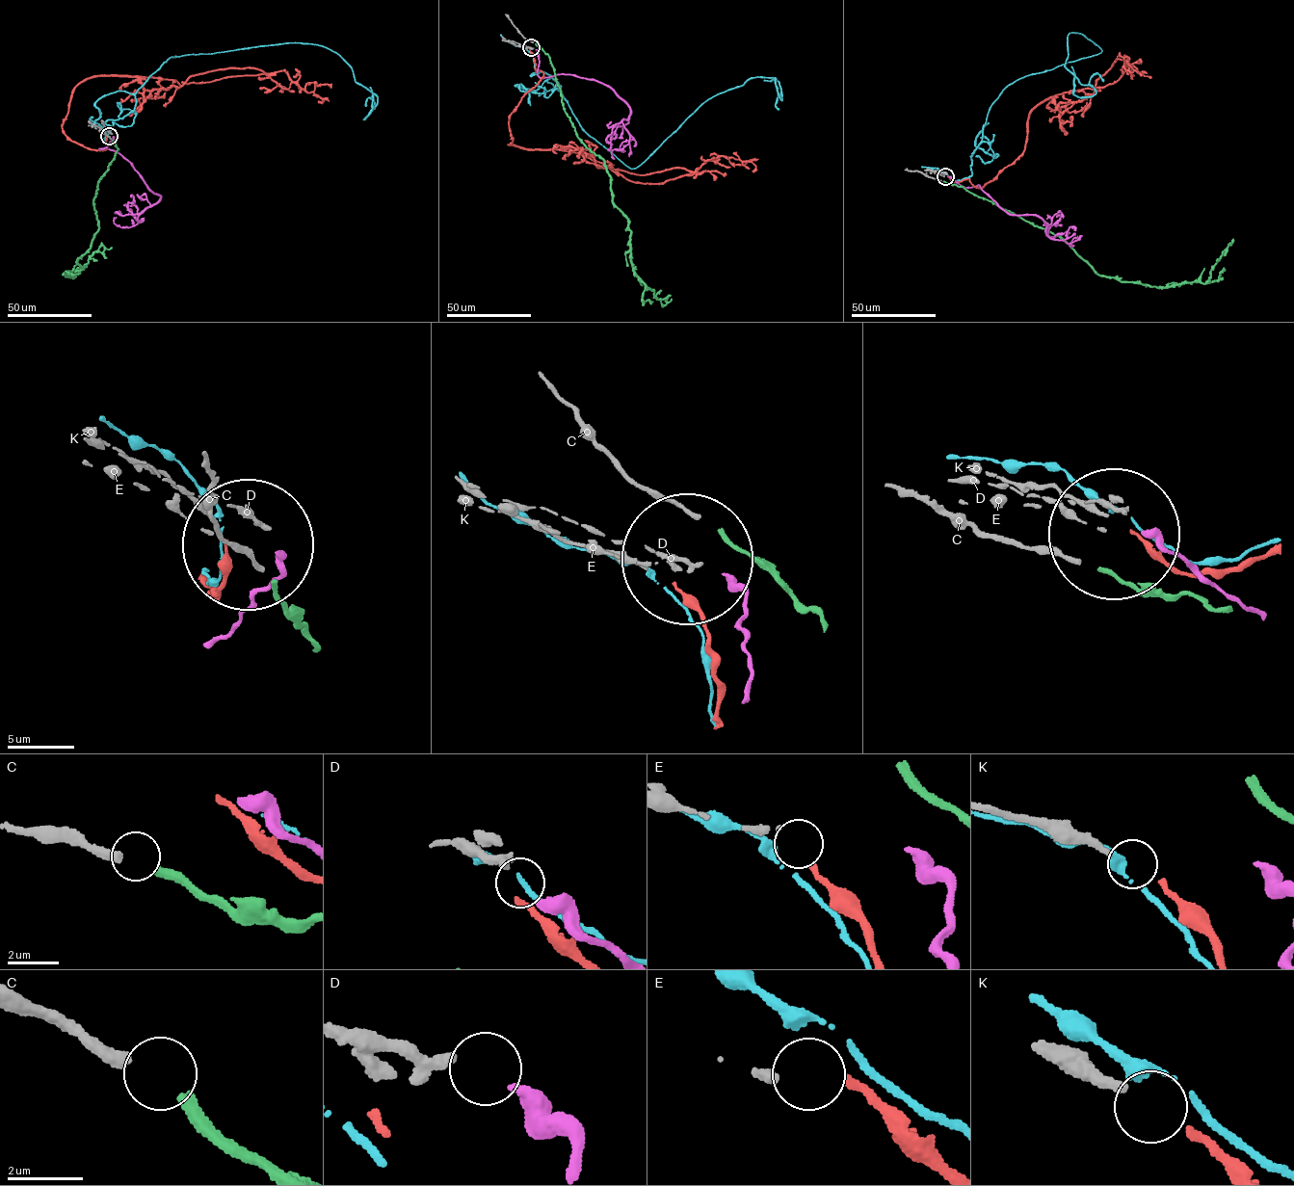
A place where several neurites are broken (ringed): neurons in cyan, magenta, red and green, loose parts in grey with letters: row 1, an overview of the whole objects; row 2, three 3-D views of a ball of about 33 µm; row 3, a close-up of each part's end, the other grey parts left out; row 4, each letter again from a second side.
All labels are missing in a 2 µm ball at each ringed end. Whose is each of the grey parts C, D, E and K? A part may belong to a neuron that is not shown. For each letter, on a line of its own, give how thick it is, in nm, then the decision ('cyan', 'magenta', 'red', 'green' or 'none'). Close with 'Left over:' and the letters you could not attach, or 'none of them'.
C: 380 nm thick; green
D: 240 nm thick; magenta
E: 240 nm thick; none
K: 260 nm thick; none
Left over: E, K

